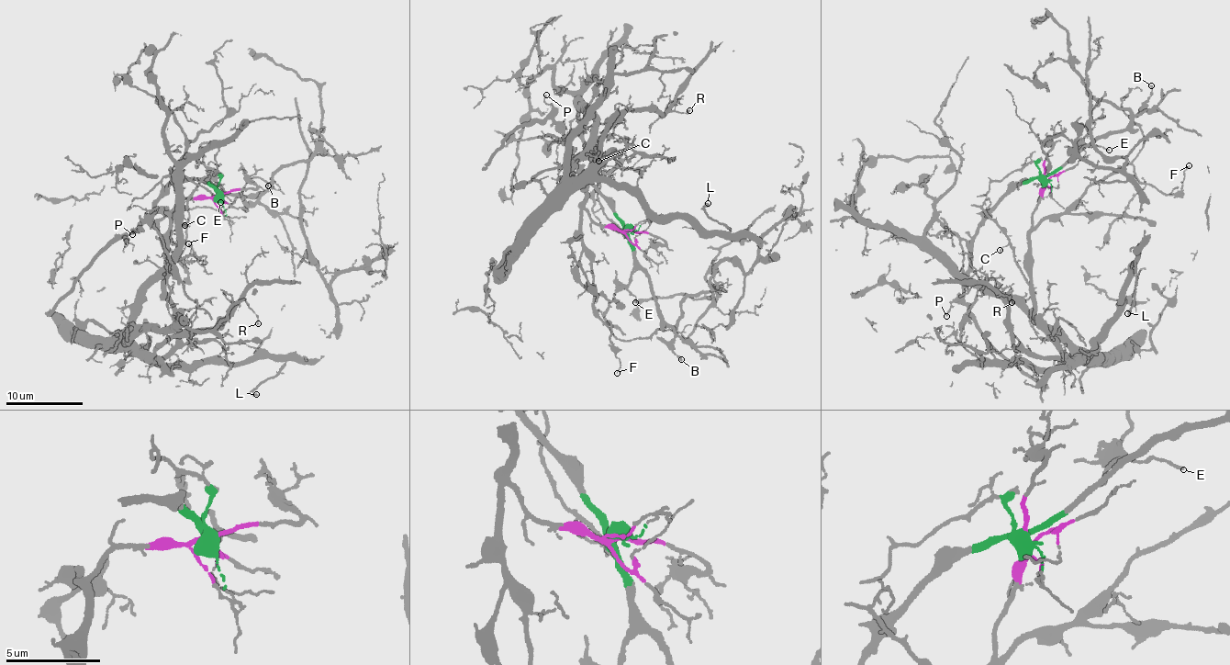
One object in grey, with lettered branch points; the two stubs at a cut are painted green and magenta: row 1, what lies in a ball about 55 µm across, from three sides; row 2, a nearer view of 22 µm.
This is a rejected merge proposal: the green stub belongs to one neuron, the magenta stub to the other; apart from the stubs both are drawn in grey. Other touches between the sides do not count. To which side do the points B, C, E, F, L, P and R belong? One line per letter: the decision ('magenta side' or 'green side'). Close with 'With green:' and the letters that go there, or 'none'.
B: green side
C: magenta side
E: green side
F: magenta side
L: magenta side
P: green side
R: magenta side
With green: B, E, P

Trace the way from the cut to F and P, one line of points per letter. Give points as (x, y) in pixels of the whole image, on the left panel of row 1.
F: (218, 196), (184, 197), (166, 208), (164, 215), (177, 206), (189, 215), (179, 257), (191, 252), (188, 242)
P: (218, 196), (218, 191), (206, 180), (171, 185), (155, 207), (153, 217), (131, 230), (131, 235)

